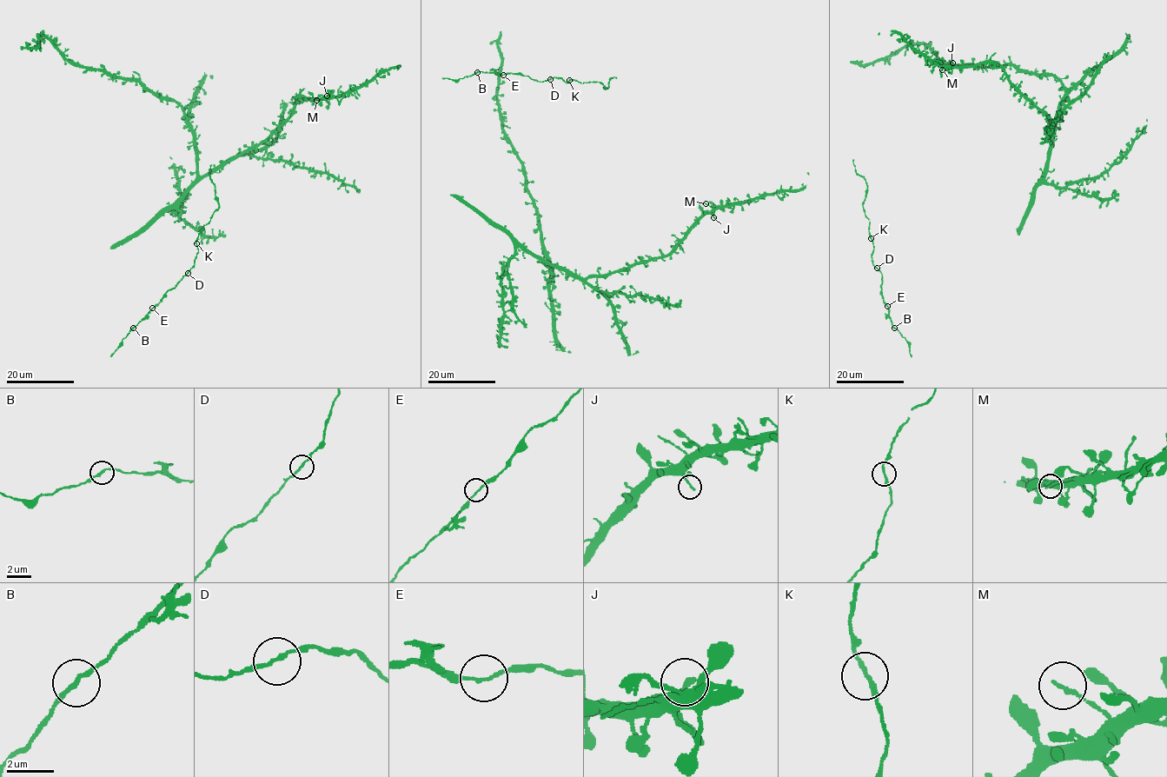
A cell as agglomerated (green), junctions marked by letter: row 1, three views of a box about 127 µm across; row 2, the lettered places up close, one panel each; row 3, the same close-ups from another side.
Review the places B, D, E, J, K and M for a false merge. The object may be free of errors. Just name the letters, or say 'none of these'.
none of these

